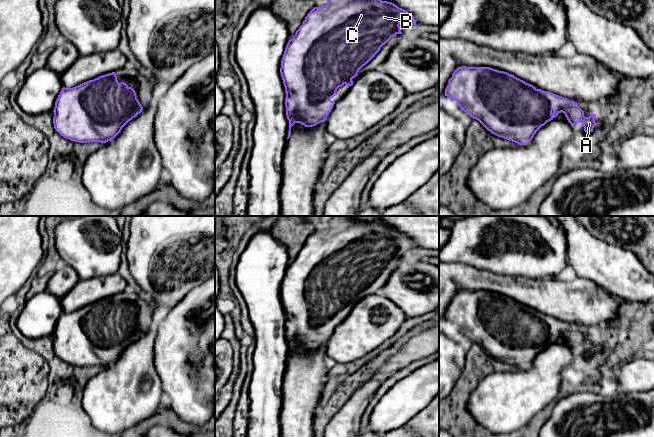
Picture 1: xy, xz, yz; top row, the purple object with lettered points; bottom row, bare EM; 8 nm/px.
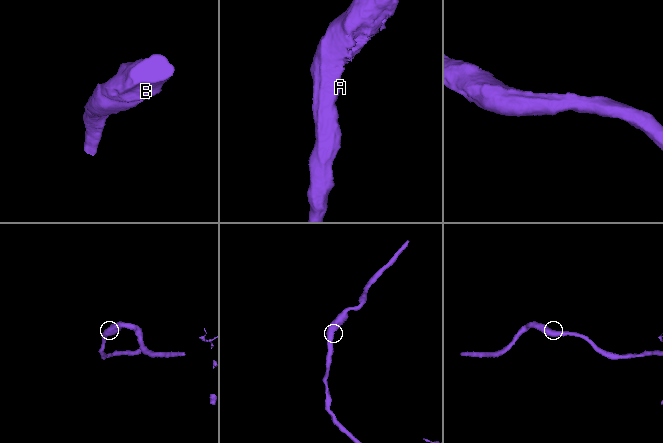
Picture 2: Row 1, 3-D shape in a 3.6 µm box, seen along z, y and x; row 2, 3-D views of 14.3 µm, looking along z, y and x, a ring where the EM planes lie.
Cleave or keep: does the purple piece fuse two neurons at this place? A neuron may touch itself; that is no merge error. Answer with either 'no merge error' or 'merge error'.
merge error

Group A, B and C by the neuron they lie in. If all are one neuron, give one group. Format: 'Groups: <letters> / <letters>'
Groups: A C / B

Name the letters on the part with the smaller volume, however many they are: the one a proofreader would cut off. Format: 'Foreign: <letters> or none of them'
Foreign: B

